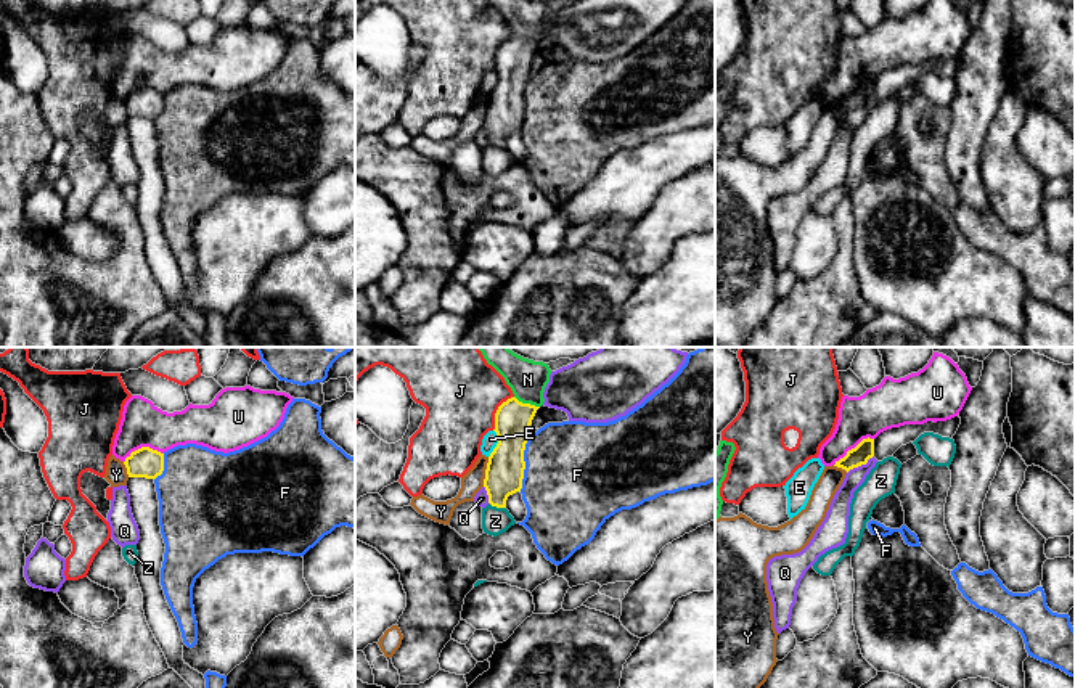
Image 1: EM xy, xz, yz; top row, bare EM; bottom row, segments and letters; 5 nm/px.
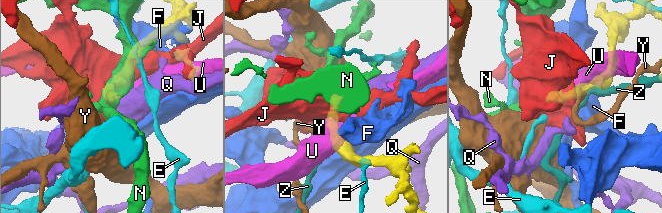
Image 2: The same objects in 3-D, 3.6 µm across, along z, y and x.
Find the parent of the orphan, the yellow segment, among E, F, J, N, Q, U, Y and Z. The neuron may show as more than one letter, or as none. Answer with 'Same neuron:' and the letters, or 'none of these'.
Same neuron: N

